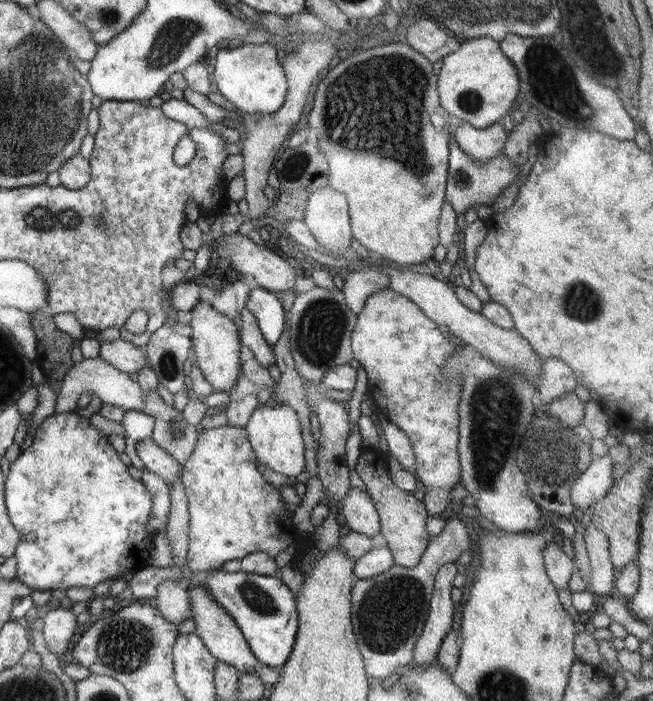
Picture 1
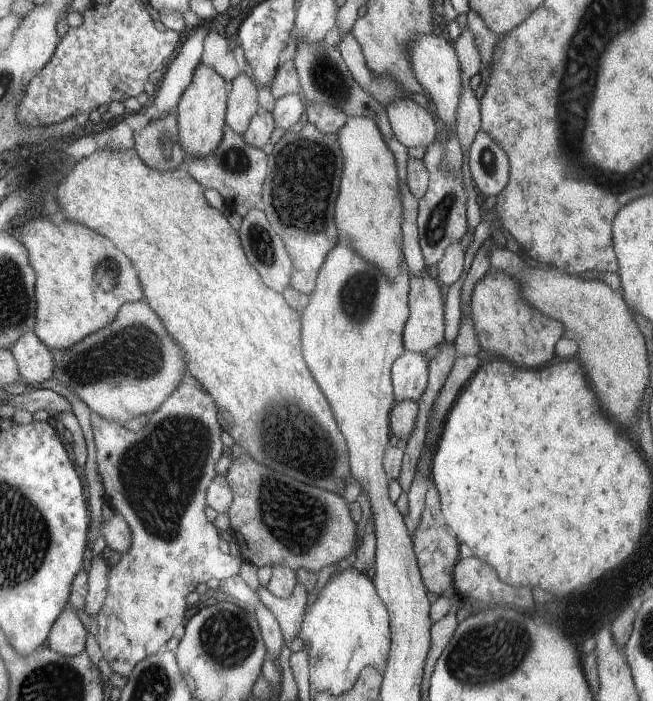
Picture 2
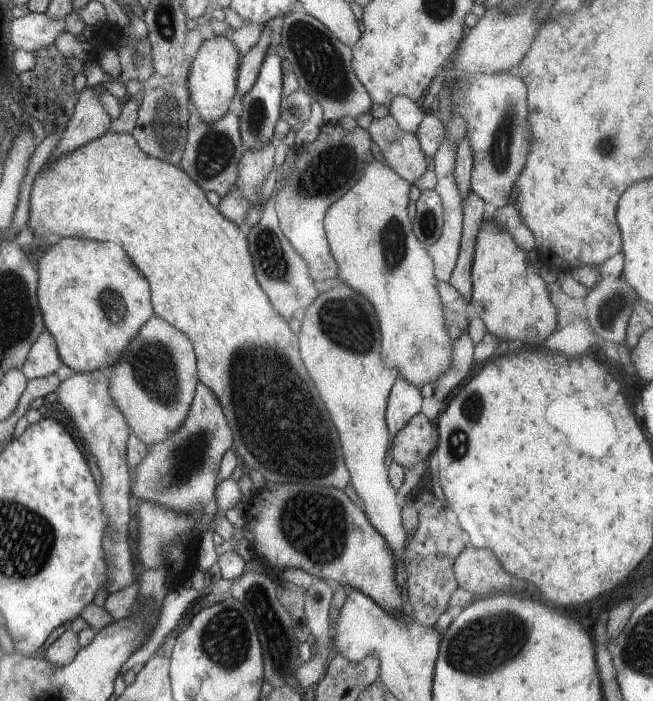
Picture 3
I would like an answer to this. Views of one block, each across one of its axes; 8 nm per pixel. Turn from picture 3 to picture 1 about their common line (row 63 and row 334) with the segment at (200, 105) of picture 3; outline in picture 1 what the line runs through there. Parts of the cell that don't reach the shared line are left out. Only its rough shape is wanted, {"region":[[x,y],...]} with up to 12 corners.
{"region":[[197,300],[190,313],[193,362],[216,393],[240,374],[239,334]]}

